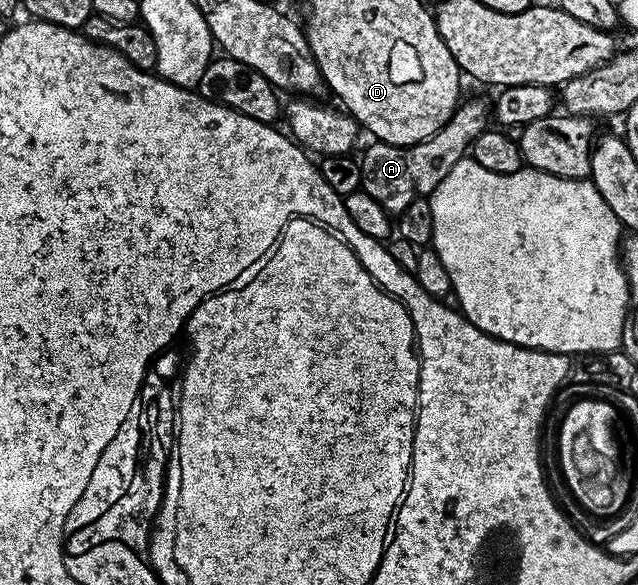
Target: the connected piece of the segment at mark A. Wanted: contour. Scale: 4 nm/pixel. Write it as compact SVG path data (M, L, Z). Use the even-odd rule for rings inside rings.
M468 100L457 107L455 114L426 142L418 142L410 146L394 146L393 144L381 144L372 142L365 150L364 156L359 157L362 166L361 189L378 206L382 206L390 214L399 214L410 206L410 202L421 198L431 197L432 192L454 170L454 166L469 155L474 138L478 134L489 131L490 128L490 104L484 100Z

